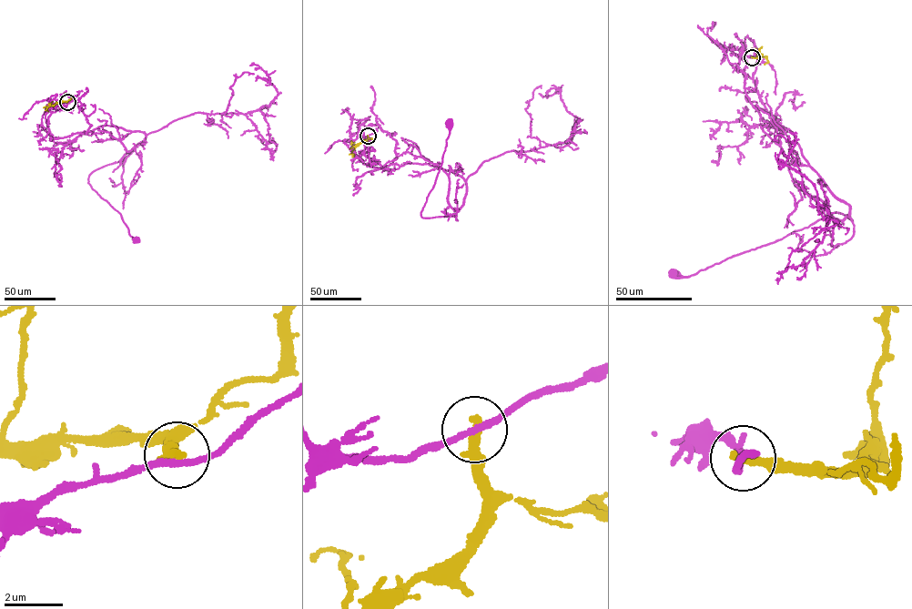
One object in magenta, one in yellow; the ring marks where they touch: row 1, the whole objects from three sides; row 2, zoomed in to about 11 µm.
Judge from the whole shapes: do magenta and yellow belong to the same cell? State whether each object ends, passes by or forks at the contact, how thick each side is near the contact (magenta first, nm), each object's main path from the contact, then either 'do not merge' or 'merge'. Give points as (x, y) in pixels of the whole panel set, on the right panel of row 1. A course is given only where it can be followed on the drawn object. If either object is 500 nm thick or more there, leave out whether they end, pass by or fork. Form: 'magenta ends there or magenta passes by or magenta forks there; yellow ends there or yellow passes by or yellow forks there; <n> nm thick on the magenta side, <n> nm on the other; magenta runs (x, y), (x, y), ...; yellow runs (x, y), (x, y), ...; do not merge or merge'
magenta passes by; yellow ends there; 200 nm thick on the magenta side, 360 nm on the other; magenta runs (752, 57), (737, 55), (762, 103), (852, 220), (834, 212), (693, 275), (672, 274); yellow runs (752, 57), (757, 57), (757, 55), (764, 56), (767, 62), (765, 64); do not merge

